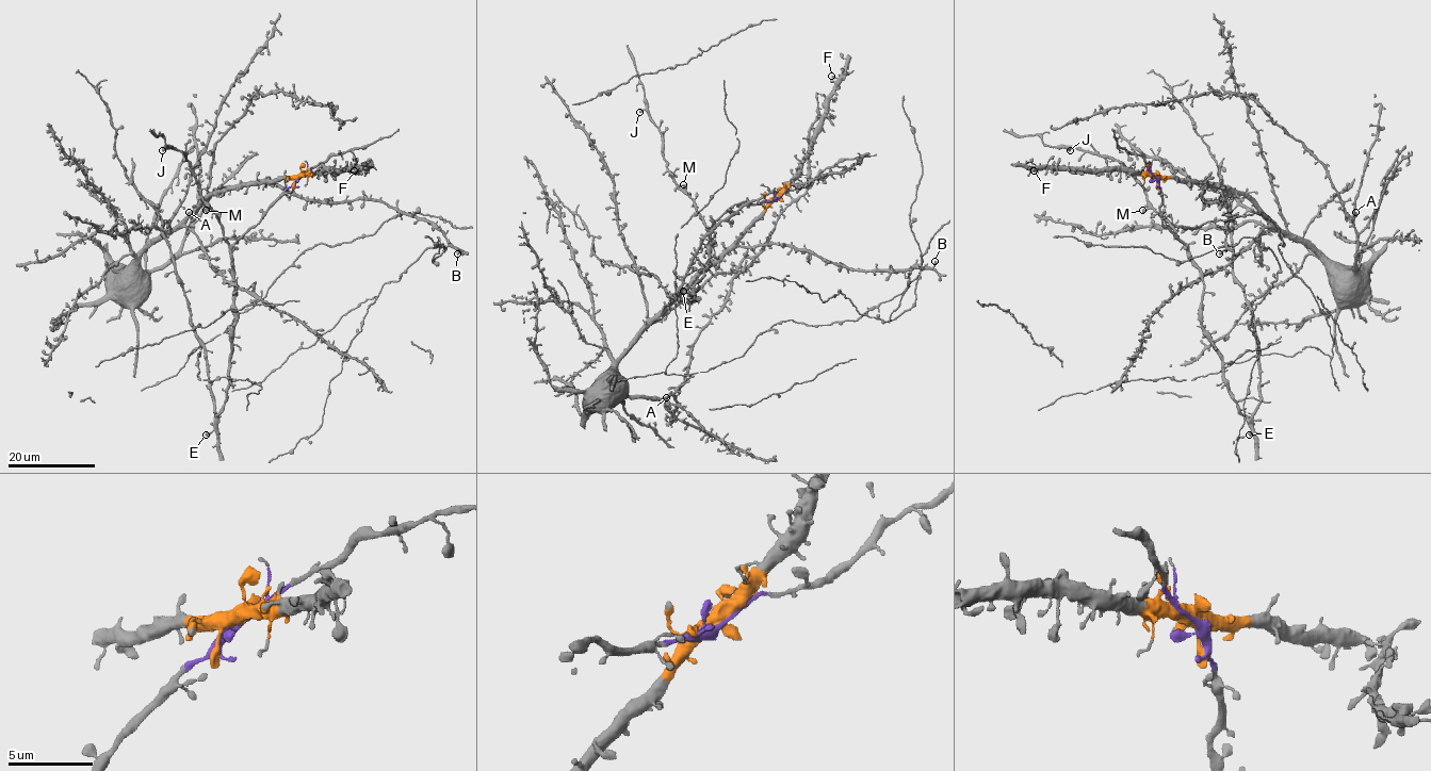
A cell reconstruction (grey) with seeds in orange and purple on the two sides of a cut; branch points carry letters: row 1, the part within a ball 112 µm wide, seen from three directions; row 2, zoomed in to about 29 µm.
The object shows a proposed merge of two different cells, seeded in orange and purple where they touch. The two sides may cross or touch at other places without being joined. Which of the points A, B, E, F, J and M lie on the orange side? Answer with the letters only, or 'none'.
A, B, F

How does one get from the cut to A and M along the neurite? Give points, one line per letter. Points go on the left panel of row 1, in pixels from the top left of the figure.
A: (299, 178), (260, 180), (214, 191), (141, 256), (143, 269), (159, 269), (179, 250), (192, 223), (189, 212)
M: (299, 178), (232, 245), (224, 236), (218, 217), (209, 209), (205, 211)

